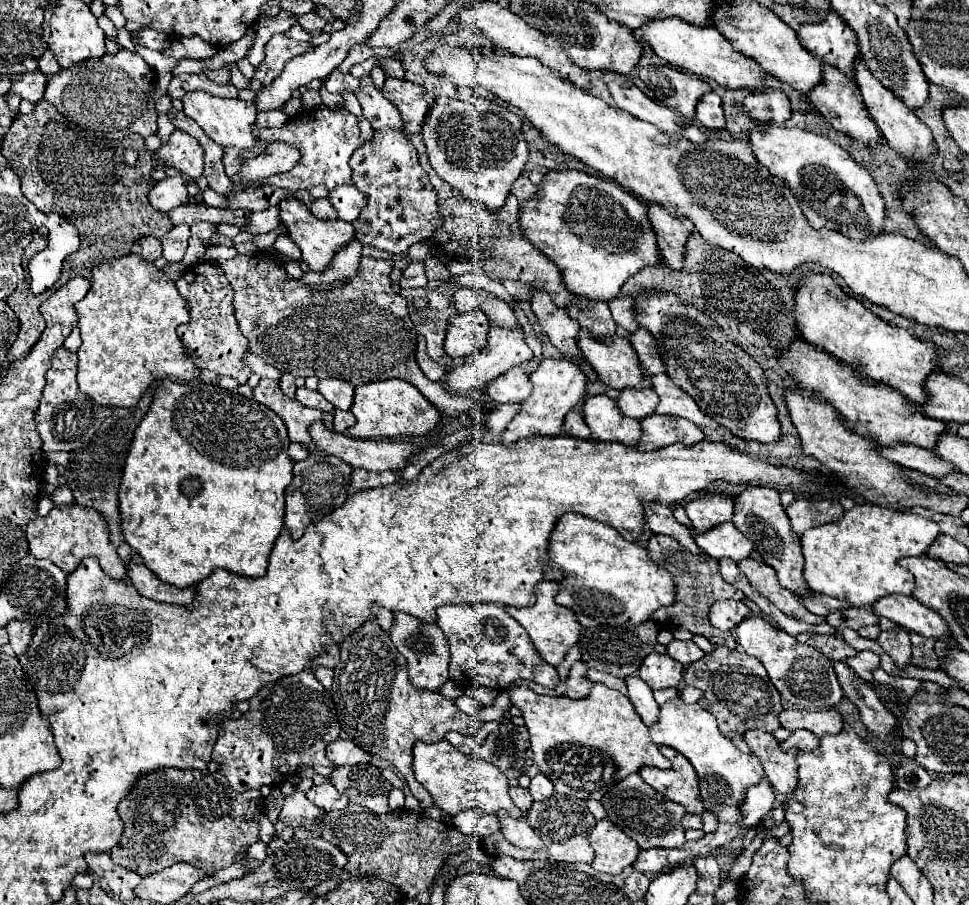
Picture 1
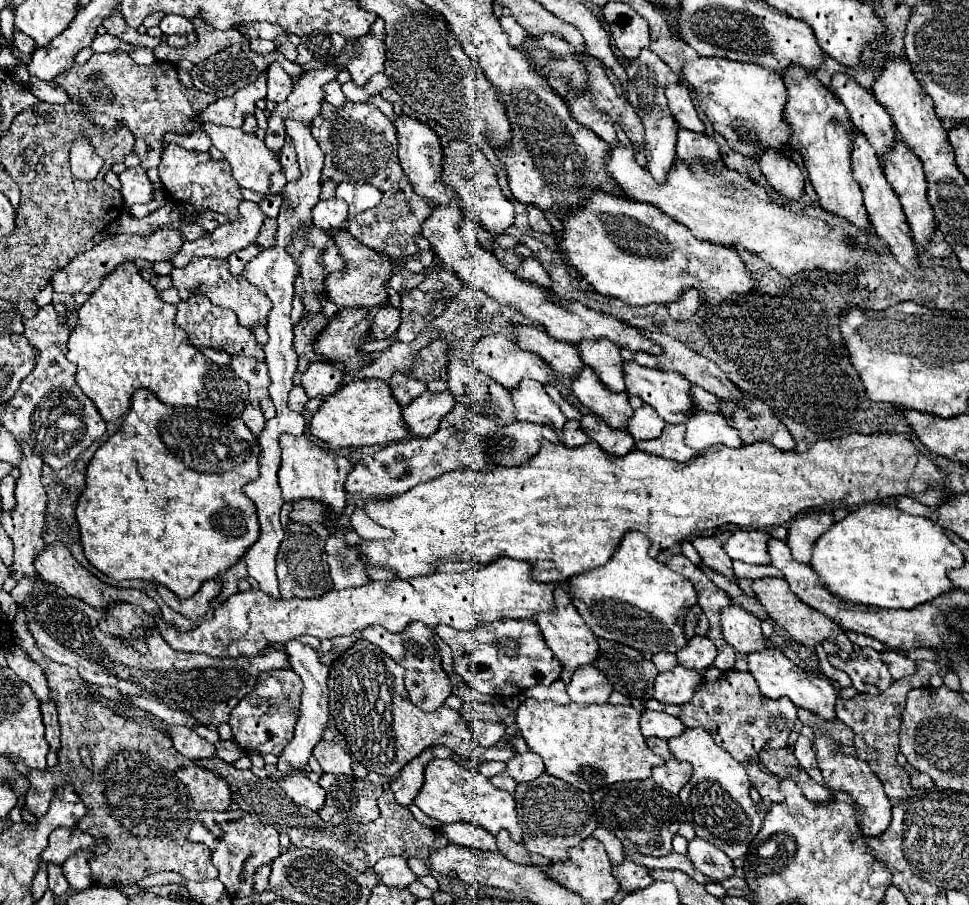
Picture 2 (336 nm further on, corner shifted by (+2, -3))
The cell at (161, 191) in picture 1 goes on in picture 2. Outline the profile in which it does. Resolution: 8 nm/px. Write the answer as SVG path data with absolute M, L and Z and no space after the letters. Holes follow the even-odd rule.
M131 167L119 173L123 205L131 207L135 203L149 203L153 199L153 185L143 167Z

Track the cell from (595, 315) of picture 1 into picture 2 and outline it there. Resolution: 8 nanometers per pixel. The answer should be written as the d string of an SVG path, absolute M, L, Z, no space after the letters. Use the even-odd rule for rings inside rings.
M607 339L601 341L581 341L579 345L581 351L581 359L585 361L585 365L589 365L599 381L615 391L615 393L625 393L625 381L623 381L623 359L619 355L619 347L613 345Z

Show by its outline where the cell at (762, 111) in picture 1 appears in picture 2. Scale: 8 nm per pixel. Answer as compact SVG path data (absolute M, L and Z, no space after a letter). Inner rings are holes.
M767 149L761 155L761 173L767 183L787 201L797 201L803 197L803 175L801 169L783 151Z

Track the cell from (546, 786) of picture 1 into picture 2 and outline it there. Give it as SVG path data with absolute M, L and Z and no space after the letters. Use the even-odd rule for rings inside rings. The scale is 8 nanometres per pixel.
M527 751L523 755L511 757L507 761L507 773L517 781L517 783L525 783L525 781L533 781L537 779L541 773L545 771L545 765L541 761L541 757L533 751Z

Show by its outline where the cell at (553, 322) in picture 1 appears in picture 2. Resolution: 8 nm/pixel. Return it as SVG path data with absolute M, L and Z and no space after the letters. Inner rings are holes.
M583 367L583 371L573 379L573 393L609 427L627 429L627 423L633 417L627 393L609 391L605 385L601 385L591 367Z

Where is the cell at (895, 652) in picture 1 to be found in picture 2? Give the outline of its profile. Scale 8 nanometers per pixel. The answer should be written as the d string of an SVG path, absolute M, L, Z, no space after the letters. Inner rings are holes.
M917 661L917 673L913 677L895 681L881 695L857 695L853 699L837 699L837 719L843 721L847 727L851 727L853 733L855 733L855 739L853 739L853 747L857 749L855 751L855 757L861 759L861 761L865 761L871 767L871 771L883 783L885 795L891 801L905 799L913 791L911 779L909 779L907 771L897 763L897 753L899 753L899 725L901 725L903 709L905 709L905 697L915 687L927 687L929 685L929 677L931 675L937 675L939 669L941 669L939 663Z

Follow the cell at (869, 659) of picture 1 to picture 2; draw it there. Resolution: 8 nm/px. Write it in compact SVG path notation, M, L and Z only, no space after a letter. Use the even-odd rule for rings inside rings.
M885 651L883 653L883 659L891 671L891 677L897 681L897 679L903 679L903 677L909 677L917 671L915 667L915 661L911 661L909 657L905 657L903 653L899 651Z

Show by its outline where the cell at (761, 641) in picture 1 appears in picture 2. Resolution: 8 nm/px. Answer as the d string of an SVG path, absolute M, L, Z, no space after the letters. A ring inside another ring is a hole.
M771 647L771 649L765 649L761 653L751 653L747 657L747 663L749 663L749 671L751 675L755 677L761 693L765 697L771 697L771 699L779 699L779 697L789 697L795 707L803 707L827 721L835 721L835 701L837 701L837 691L835 687L831 685L829 679L825 677L817 677L801 667L797 667L795 663L791 663L779 649Z

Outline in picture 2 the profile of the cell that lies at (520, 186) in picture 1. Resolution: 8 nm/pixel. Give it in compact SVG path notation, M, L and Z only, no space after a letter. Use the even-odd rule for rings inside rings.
M529 205L529 207L527 207L527 211L529 211L529 225L531 225L531 229L533 229L533 231L547 233L547 235L551 235L551 233L553 233L553 227L551 227L551 225L549 225L549 221L545 219L543 211L539 211L539 209L537 209L537 207L533 207L533 205Z

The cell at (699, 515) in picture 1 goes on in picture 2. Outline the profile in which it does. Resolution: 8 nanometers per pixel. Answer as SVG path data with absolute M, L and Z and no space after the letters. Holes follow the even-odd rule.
M725 531L725 533L719 533L719 535L711 535L711 537L695 537L691 543L693 543L693 547L697 549L697 553L701 555L703 563L705 563L709 569L713 569L713 571L717 571L717 573L721 573L721 575L725 575L725 577L737 581L737 579L733 577L731 559L729 559L729 555L723 551L723 545L725 545L725 541L729 539L729 535L731 535L731 533Z

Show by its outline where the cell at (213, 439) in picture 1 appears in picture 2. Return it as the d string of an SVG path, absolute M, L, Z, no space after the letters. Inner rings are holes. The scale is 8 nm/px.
M139 389L131 397L131 409L119 427L119 431L109 437L93 455L91 463L87 465L85 473L85 489L77 501L75 515L77 515L77 525L79 525L79 535L81 535L81 545L87 561L95 569L99 569L103 575L115 579L115 581L125 581L125 579L141 579L141 581L151 581L165 585L171 589L179 599L189 599L197 593L197 589L207 581L215 579L219 573L227 571L235 561L239 561L249 545L253 545L259 537L259 521L257 521L257 511L253 501L243 493L243 485L251 479L259 477L259 441L257 437L247 429L247 425L241 419L227 419L217 413L211 413L207 409L191 409L191 407L169 407L163 405L149 389Z

